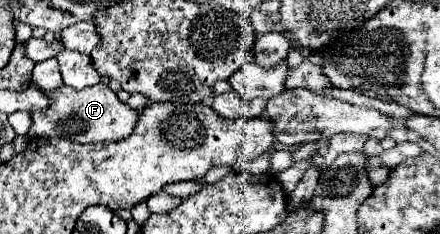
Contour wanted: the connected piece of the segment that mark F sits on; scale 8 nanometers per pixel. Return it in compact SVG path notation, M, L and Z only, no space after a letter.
M97 83L81 91L61 85L53 91L45 91L45 95L51 99L51 105L43 111L31 113L29 137L61 137L71 139L73 143L121 141L131 135L135 119L139 117L137 111L131 109L127 103L121 103L105 83Z

